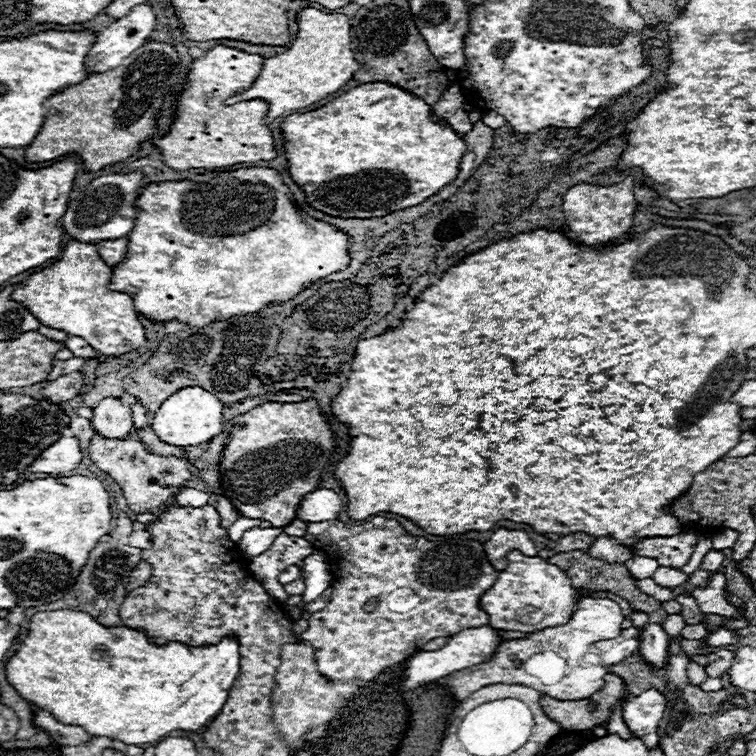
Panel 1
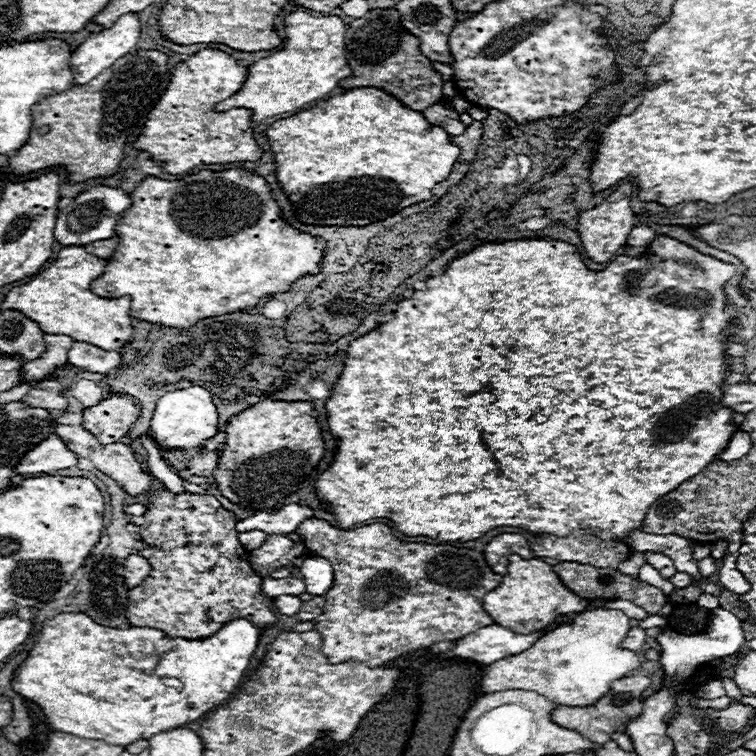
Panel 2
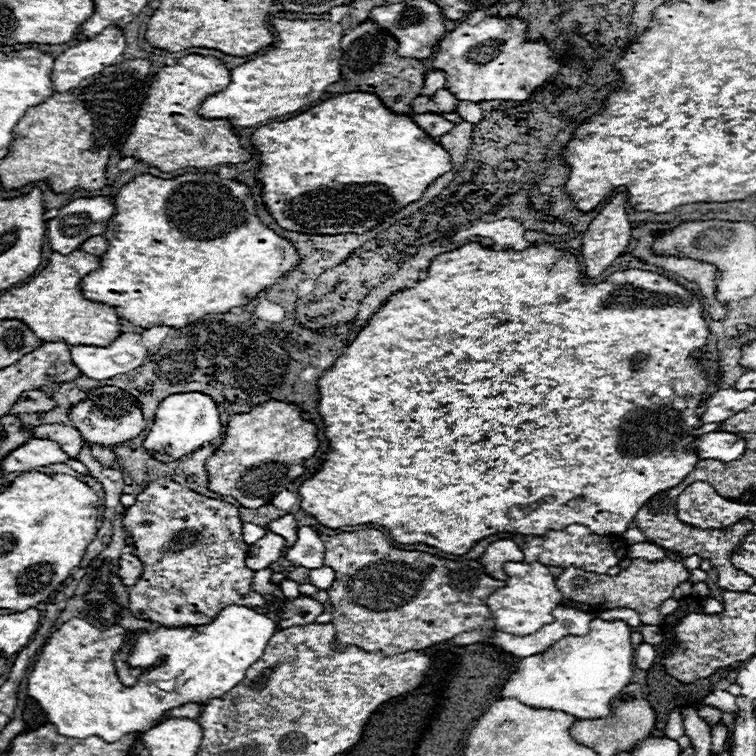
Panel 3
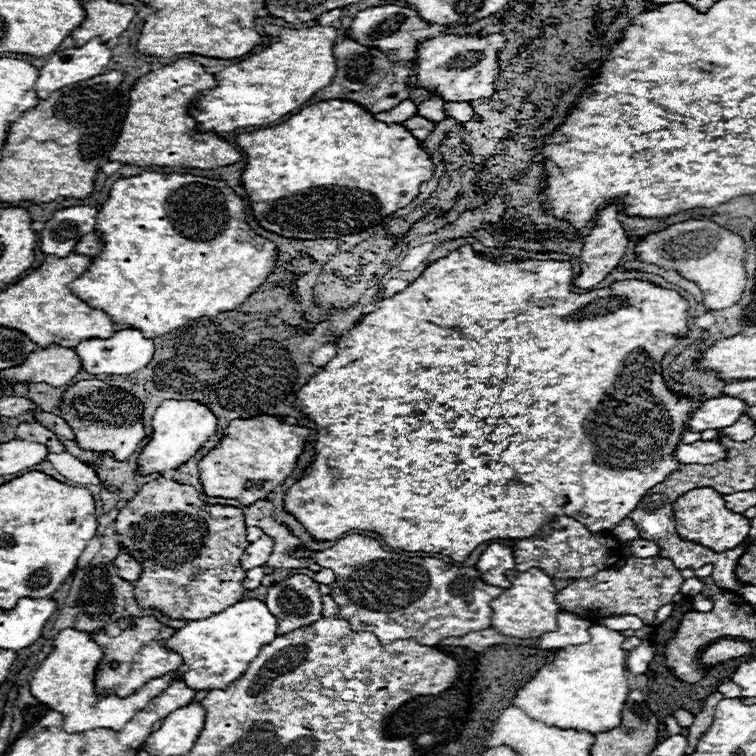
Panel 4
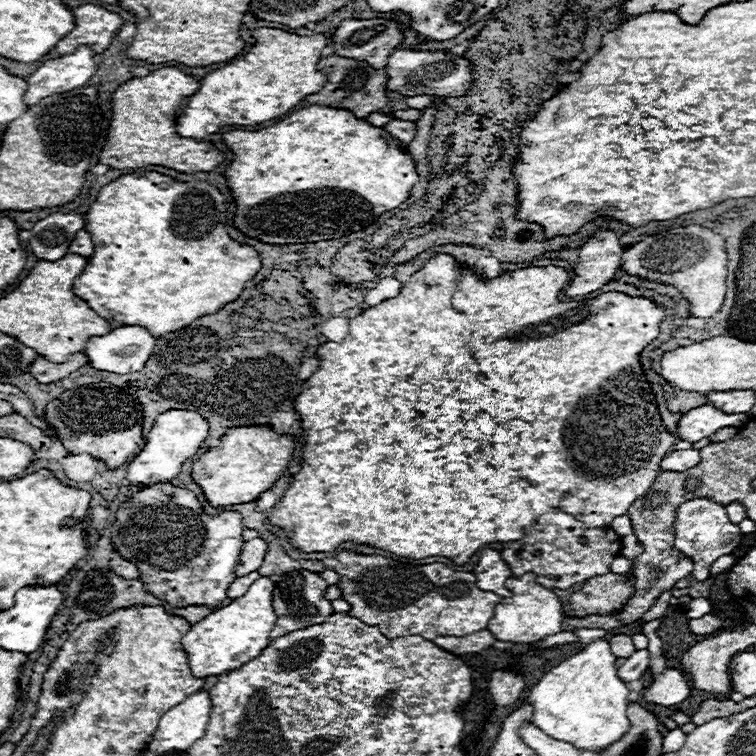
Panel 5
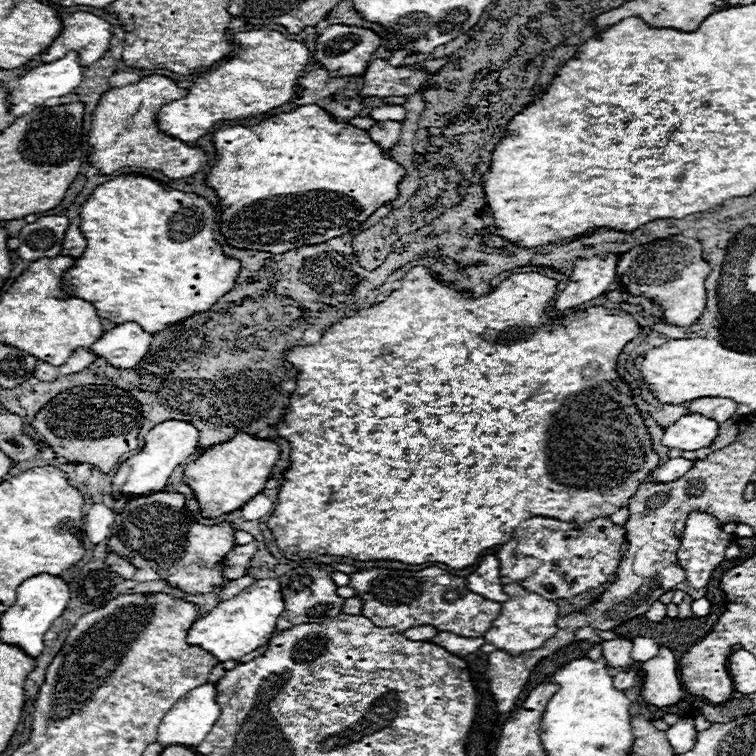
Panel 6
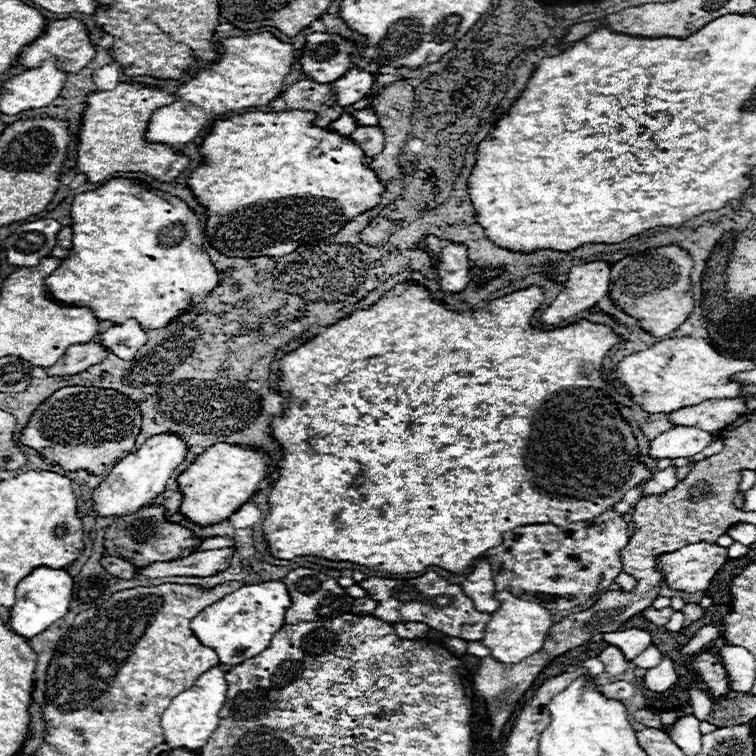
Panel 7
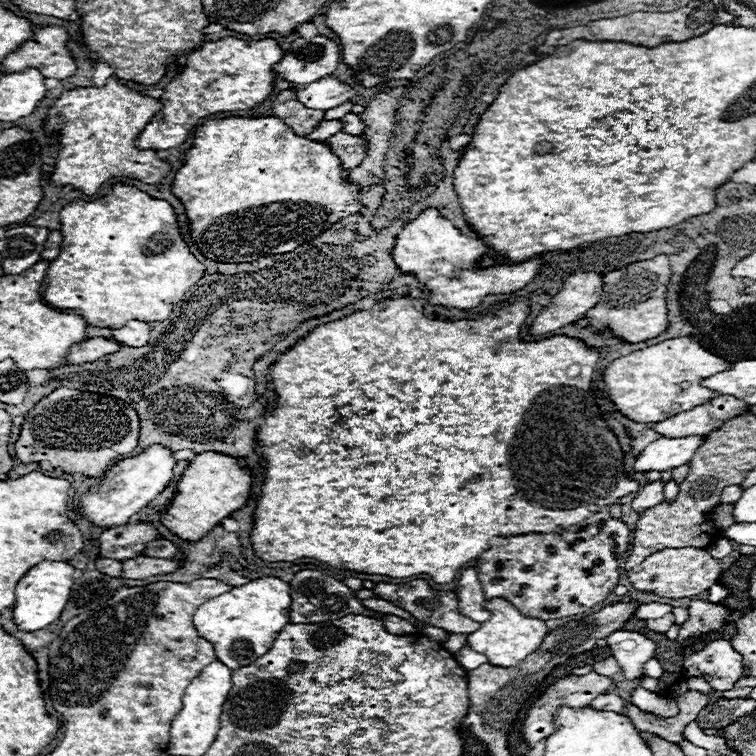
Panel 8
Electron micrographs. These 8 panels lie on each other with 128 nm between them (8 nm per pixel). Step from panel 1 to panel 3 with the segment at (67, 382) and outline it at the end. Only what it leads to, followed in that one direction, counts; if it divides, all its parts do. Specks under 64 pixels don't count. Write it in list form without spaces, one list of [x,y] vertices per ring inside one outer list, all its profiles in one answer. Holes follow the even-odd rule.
[[[36,388],[36,390],[28,390],[20,396],[20,400],[12,406],[12,414],[30,414],[30,412],[48,412],[54,410],[58,404],[50,398],[50,394],[46,394],[44,390]]]

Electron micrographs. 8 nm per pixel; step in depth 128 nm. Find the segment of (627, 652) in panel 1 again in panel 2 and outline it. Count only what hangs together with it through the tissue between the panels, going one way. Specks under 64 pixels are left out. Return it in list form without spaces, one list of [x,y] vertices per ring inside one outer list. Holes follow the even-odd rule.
[[[634,626],[634,628],[628,630],[628,634],[626,634],[626,638],[622,640],[620,648],[626,648],[626,650],[634,650],[634,652],[638,652],[638,650],[644,648],[644,644],[646,644],[646,630],[642,630],[640,626]]]

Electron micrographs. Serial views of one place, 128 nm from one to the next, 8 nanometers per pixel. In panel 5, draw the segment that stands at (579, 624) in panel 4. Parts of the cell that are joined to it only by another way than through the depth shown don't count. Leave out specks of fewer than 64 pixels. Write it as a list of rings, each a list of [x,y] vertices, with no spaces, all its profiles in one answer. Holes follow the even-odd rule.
[[[574,628],[572,632],[578,636],[578,642],[582,642],[582,644],[590,644],[594,638],[608,634],[604,630],[594,630],[594,628]]]

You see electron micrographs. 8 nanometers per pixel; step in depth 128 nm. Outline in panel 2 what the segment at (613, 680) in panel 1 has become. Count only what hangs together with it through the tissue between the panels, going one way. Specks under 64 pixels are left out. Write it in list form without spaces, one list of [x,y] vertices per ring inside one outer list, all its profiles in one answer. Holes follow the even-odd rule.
[[[626,676],[616,680],[614,684],[610,684],[610,692],[598,700],[594,706],[562,706],[558,704],[552,710],[552,720],[568,730],[574,730],[578,734],[582,734],[584,738],[596,742],[596,744],[604,744],[610,740],[612,732],[624,732],[626,724],[632,716],[638,716],[642,712],[642,692],[650,686],[650,678],[648,676]]]

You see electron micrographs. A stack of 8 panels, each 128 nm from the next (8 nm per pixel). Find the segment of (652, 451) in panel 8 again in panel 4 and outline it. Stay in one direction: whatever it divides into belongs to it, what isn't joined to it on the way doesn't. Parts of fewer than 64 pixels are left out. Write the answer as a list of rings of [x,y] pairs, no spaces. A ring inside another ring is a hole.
[[[720,396],[720,398],[708,398],[704,400],[688,418],[688,428],[698,430],[714,430],[714,428],[726,428],[732,426],[742,412],[746,410],[746,402],[732,396]]]

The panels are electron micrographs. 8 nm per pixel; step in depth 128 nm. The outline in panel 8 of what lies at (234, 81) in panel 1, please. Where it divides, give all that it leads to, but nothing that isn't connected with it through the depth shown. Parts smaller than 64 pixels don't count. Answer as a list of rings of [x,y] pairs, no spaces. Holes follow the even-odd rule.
[[[110,78],[102,88],[94,86],[64,92],[50,108],[46,120],[46,130],[58,130],[62,144],[50,182],[58,186],[72,184],[88,196],[96,194],[106,180],[116,176],[138,178],[146,184],[160,182],[170,172],[170,164],[158,158],[156,150],[140,150],[134,146],[146,122],[160,110],[162,104],[158,98],[130,90],[116,78]]]

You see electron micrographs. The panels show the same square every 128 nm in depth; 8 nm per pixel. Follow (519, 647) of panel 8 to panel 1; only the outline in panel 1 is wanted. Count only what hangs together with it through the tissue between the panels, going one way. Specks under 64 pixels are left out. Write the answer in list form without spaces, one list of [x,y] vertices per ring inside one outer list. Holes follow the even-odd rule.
[[[520,550],[508,552],[508,566],[500,572],[494,586],[490,586],[482,598],[480,608],[488,612],[488,626],[496,630],[516,630],[516,632],[536,632],[540,628],[562,626],[570,620],[576,590],[570,586],[570,580],[564,572],[548,564],[538,556],[524,556]]]

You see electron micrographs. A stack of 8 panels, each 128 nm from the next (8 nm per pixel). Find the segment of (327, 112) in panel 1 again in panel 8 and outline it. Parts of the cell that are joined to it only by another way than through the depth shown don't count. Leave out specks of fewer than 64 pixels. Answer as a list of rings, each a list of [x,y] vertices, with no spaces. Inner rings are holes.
[[[232,116],[232,118],[218,118],[218,120],[208,120],[202,126],[196,128],[194,132],[194,146],[186,152],[184,156],[184,166],[176,172],[174,184],[172,184],[172,192],[180,198],[180,202],[186,208],[186,216],[190,218],[190,236],[192,242],[198,246],[198,250],[214,260],[214,262],[254,262],[266,256],[276,256],[276,254],[288,254],[294,248],[298,248],[300,244],[320,236],[324,230],[328,230],[332,224],[336,224],[338,220],[360,212],[364,206],[360,202],[360,186],[358,184],[350,184],[346,170],[342,168],[340,158],[330,150],[328,142],[316,142],[316,140],[308,140],[306,136],[298,136],[292,132],[292,128],[276,116],[260,116],[260,118],[242,118],[242,116]]]

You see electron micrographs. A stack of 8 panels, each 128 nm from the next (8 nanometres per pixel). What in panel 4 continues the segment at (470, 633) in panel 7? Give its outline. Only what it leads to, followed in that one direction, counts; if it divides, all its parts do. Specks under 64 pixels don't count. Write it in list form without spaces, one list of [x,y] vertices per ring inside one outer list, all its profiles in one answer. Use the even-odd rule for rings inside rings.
[[[362,534],[340,538],[334,546],[318,552],[316,562],[336,574],[330,596],[340,608],[338,618],[346,620],[354,632],[372,632],[380,644],[412,638],[422,646],[436,646],[450,636],[486,630],[492,626],[490,600],[504,592],[504,588],[486,584],[474,566],[456,568],[436,558],[388,552],[378,540]]]

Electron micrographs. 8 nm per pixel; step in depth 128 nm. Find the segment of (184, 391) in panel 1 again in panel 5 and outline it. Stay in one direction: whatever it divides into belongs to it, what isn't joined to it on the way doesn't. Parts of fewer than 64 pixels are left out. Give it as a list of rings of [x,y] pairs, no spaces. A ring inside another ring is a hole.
[[[174,408],[174,410],[162,412],[156,418],[152,430],[148,432],[142,452],[130,462],[126,480],[136,486],[150,486],[156,482],[172,480],[180,472],[182,464],[198,452],[198,448],[208,438],[208,434],[210,434],[210,424],[196,410],[176,410]]]

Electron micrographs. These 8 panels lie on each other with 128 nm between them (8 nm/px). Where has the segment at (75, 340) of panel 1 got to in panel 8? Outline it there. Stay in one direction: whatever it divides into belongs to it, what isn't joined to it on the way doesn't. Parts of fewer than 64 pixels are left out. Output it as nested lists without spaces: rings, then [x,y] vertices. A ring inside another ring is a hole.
[[[132,320],[126,326],[112,330],[112,340],[118,342],[120,346],[140,348],[140,346],[148,344],[148,338],[150,338],[150,324],[140,322],[140,320]]]

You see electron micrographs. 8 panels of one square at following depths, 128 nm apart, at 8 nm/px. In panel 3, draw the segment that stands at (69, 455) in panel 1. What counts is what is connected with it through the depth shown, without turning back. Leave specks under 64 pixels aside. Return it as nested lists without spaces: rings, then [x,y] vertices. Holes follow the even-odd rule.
[[[32,438],[28,444],[16,448],[16,452],[10,452],[2,464],[4,472],[30,472],[40,466],[50,464],[68,464],[76,472],[86,474],[86,466],[78,462],[76,458],[70,458],[62,452],[62,448],[46,438]]]

